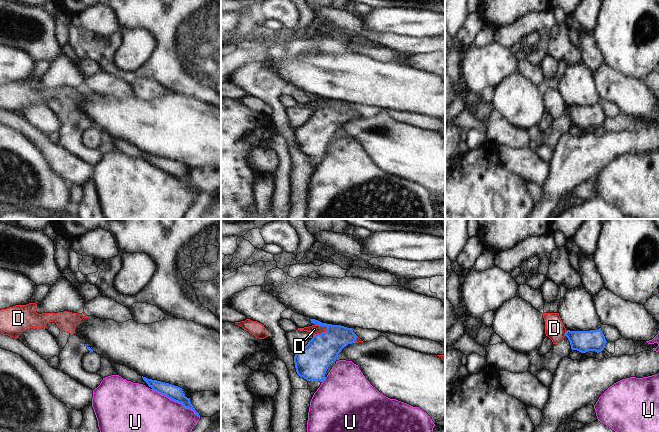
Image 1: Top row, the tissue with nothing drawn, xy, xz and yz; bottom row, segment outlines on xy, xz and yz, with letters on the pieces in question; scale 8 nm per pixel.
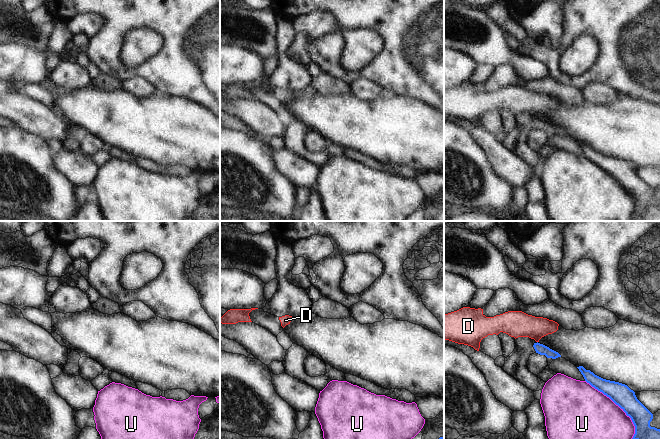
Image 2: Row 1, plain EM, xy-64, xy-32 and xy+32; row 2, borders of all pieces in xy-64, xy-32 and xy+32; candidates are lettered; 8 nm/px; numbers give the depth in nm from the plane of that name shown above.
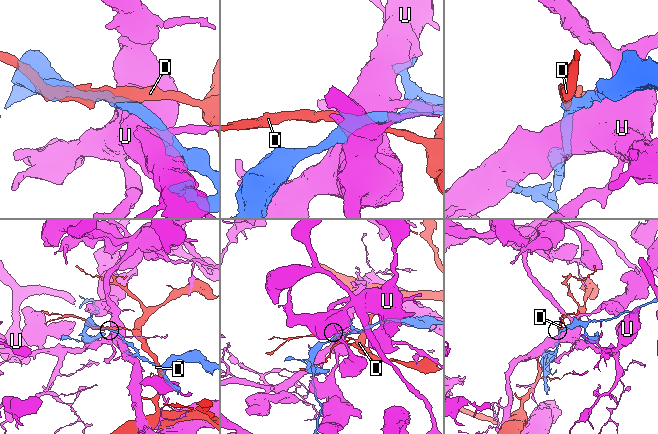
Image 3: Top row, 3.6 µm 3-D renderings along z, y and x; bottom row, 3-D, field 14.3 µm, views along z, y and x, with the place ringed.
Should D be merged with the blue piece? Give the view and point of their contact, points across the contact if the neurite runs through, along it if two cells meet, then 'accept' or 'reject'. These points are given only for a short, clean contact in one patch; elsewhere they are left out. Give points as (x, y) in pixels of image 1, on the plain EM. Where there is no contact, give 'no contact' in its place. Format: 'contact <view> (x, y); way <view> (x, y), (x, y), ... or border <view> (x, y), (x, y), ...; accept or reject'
contact xz (321, 109); border xz (327, 102), (324, 108), (313, 112); reject

